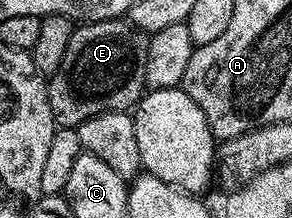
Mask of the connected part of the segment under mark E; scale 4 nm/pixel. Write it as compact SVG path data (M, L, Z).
M122 18L95 20L75 27L68 42L68 50L64 50L64 62L60 62L60 70L56 70L48 80L50 109L54 115L55 125L77 128L96 114L130 112L142 99L146 88L146 59L149 45L147 33L139 32L133 24Z

